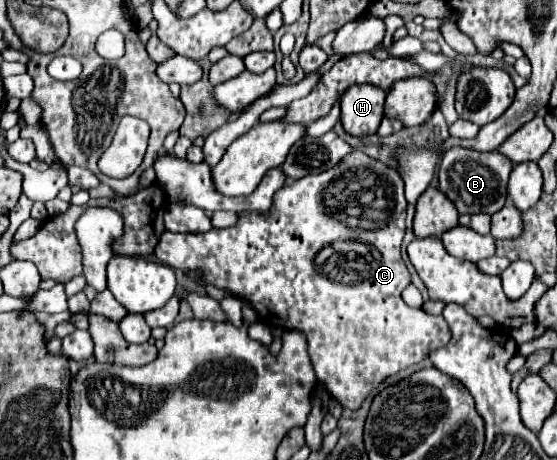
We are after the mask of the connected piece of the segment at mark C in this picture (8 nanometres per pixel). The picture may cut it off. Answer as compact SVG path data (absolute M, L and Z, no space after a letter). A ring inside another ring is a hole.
M353 151L347 157L343 157L343 161L339 161L337 165L333 165L331 169L327 169L323 173L307 175L303 179L285 183L285 187L275 193L275 201L273 201L269 211L265 211L265 213L239 213L239 221L233 227L211 229L207 233L165 231L159 237L159 243L155 247L155 257L161 263L165 263L173 269L199 273L199 277L203 277L205 285L215 285L217 289L223 289L223 291L227 291L229 295L233 295L241 301L245 299L257 311L257 317L263 325L279 327L279 329L285 329L285 331L289 331L289 329L303 331L307 335L309 357L311 357L311 365L315 369L317 379L325 383L329 393L345 409L359 409L359 405L367 399L367 395L373 389L377 389L387 377L393 377L399 371L423 361L431 351L447 345L447 341L451 339L451 329L441 315L435 317L435 315L427 315L423 309L411 309L409 305L405 305L405 301L401 297L403 289L411 283L411 275L409 275L403 259L401 259L401 241L403 241L403 235L405 235L405 209L407 209L407 201L403 197L403 179L399 177L399 173L395 169L383 165L381 161L371 159L363 151ZM361 225L381 225L381 227L371 231L371 229L363 229Z

